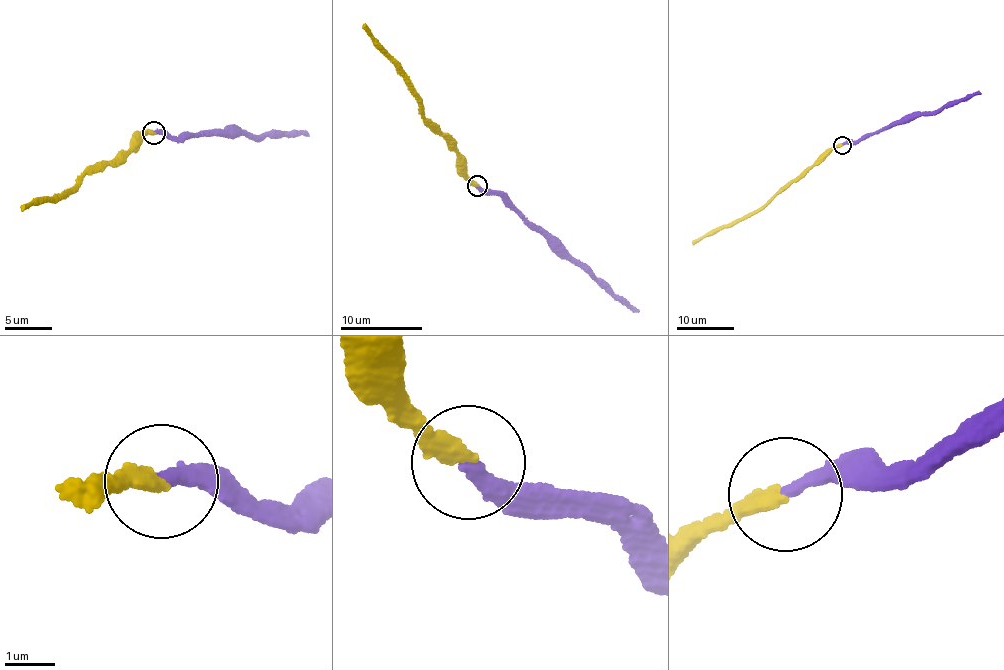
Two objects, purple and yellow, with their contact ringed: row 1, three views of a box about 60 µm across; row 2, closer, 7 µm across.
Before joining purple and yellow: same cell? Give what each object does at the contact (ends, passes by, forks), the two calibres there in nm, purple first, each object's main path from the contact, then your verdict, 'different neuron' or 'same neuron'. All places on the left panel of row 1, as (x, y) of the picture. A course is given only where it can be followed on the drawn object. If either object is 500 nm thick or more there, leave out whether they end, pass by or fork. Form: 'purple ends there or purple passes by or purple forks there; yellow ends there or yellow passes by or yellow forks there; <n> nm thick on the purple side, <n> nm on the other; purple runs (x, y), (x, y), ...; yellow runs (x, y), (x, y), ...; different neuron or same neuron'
purple ends there; yellow ends there; 280 nm thick on the purple side, 360 nm on the other; purple runs (153, 132), (185, 138), (205, 132), (243, 134), (258, 139), (268, 134), (281, 137), (284, 133), (307, 136); yellow runs (153, 132), (136, 134), (112, 161), (87, 166), (61, 196), (30, 200), (24, 208); same neuron

